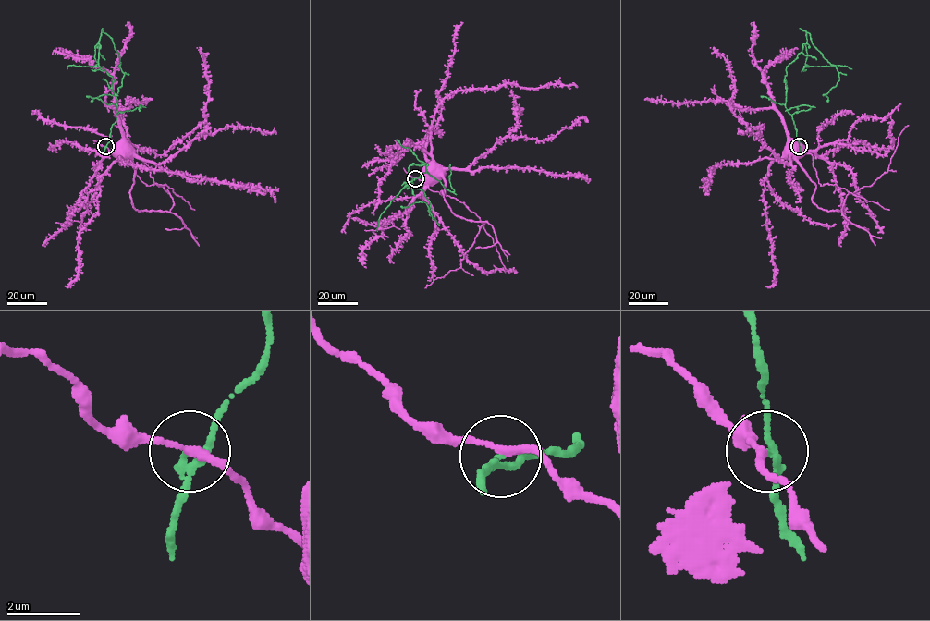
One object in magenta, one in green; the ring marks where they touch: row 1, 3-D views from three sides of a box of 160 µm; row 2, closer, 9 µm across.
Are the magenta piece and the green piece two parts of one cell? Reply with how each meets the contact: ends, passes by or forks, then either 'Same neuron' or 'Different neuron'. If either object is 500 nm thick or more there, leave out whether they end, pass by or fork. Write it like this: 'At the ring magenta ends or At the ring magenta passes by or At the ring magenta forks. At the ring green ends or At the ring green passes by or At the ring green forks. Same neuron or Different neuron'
At the ring magenta passes by. At the ring green passes by. Different neuron

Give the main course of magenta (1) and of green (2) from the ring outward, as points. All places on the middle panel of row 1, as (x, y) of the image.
1: (415, 177), (422, 181), (428, 177), (429, 180)
2: (415, 178), (426, 171), (427, 164), (410, 164), (409, 186), (423, 191), (434, 218), (424, 202), (400, 206)

